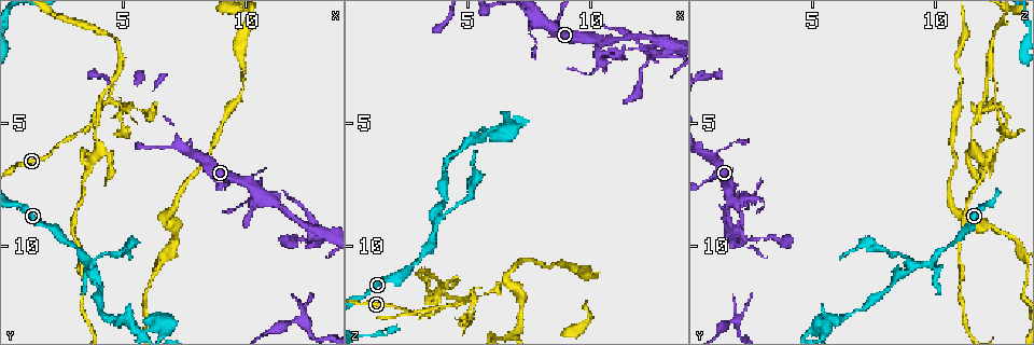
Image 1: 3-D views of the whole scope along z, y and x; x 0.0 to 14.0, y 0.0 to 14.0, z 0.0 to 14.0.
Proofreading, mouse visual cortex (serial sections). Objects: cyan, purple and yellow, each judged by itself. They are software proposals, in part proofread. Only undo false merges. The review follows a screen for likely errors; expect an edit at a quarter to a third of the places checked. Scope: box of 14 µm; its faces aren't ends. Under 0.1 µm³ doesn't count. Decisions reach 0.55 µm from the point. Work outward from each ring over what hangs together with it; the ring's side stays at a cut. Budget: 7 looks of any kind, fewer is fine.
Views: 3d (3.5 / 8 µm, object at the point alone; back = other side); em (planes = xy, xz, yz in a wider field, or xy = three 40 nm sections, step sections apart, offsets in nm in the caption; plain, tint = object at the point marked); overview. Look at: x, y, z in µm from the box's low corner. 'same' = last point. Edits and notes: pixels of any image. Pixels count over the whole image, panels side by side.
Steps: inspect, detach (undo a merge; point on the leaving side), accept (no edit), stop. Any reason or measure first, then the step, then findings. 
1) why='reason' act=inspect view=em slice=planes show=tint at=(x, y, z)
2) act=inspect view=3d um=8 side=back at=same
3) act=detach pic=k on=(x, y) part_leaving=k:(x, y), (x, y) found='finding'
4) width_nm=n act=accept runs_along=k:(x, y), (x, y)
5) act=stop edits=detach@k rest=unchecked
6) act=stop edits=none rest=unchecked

why='two arms in line, one across' act=inspect view=3d um=3.5 side=back at=(3.7, 10.8, 9.2)

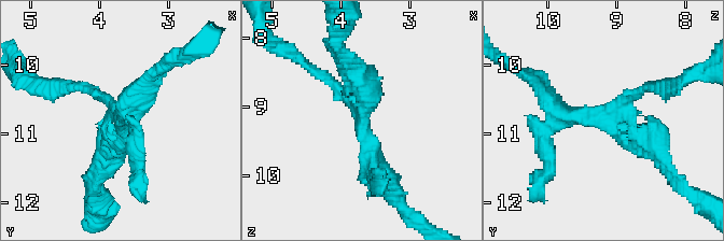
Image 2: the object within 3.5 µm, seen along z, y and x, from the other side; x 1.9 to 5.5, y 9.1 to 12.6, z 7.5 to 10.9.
arms=3 arm_widths_nm=150,250,300 act=inspect view=em slice=xy step=3 show=tint at=(3.65, 10.85, 9.15)

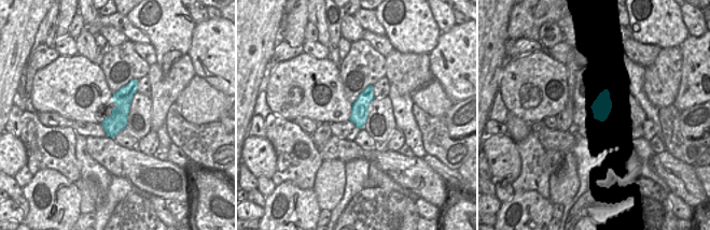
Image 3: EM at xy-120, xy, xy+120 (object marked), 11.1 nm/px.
act=inspect view=em slice=xy step=1 show=tint at=same

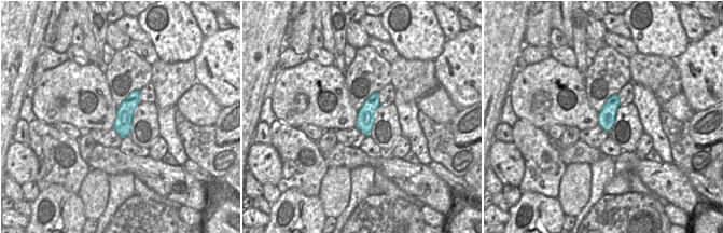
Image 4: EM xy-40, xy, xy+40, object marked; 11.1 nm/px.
act=accept runs_along=2:(546, 95), (656, 152) found='continuous, no second cell'

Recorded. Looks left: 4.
why='sharp bend' act=inspect view=3d um=3.5 at=(10.7, 7.9, 1.6)

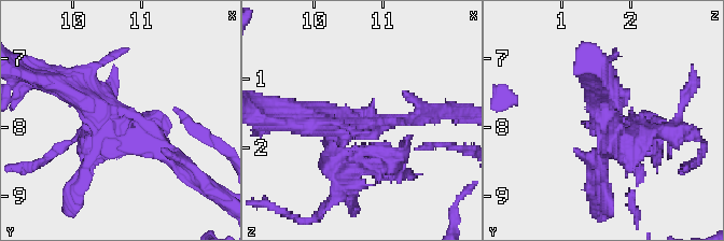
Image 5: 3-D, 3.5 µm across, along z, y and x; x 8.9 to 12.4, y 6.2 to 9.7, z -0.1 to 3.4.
why='need the tissue' act=inspect view=em slice=xy step=2 show=tint at=(10.65, 7.95, 1.65)

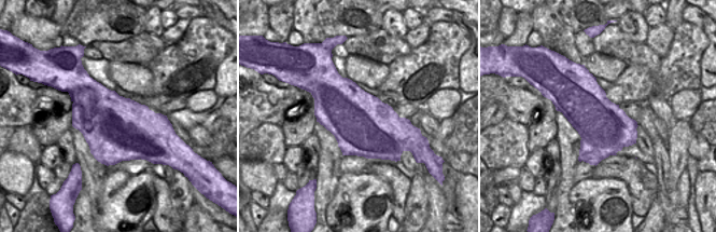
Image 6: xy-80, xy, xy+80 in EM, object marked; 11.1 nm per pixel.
act=detach pic=5 on=(649, 151) part_leaving=5:(621, 140), (649, 129), (690, 133), (704, 146) found='two cells meet here'

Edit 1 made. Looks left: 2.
act=inspect view=3d um=3.5 side=back at=(13.4, 9.6, 2.1)

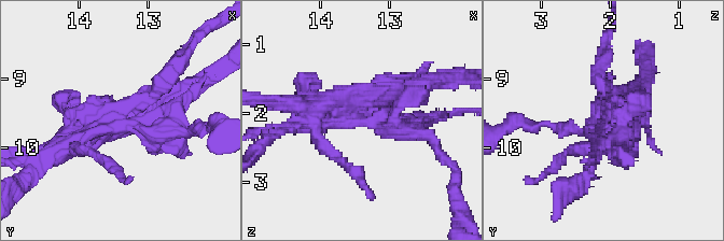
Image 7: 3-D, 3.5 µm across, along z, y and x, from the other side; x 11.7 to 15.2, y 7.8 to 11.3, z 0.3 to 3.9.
why='need the tissue' act=inspect view=em slice=xy step=5 show=tint at=(13.35, 9.70, 2.15)

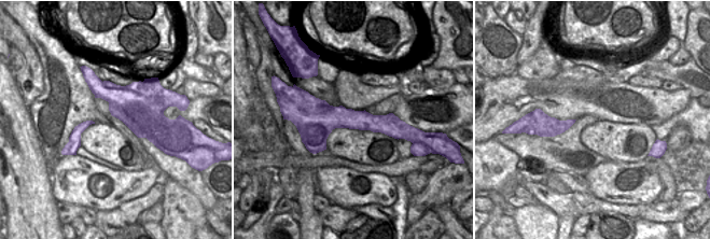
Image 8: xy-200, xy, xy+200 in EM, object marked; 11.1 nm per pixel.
act=detach pic=7 on=(296, 121) part_leaving=7:(353, 114), (423, 133), (440, 153) found='a second cell is stuck on'

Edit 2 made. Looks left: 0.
act=stop edits=detach@5,detach@7 rest=unchecked

